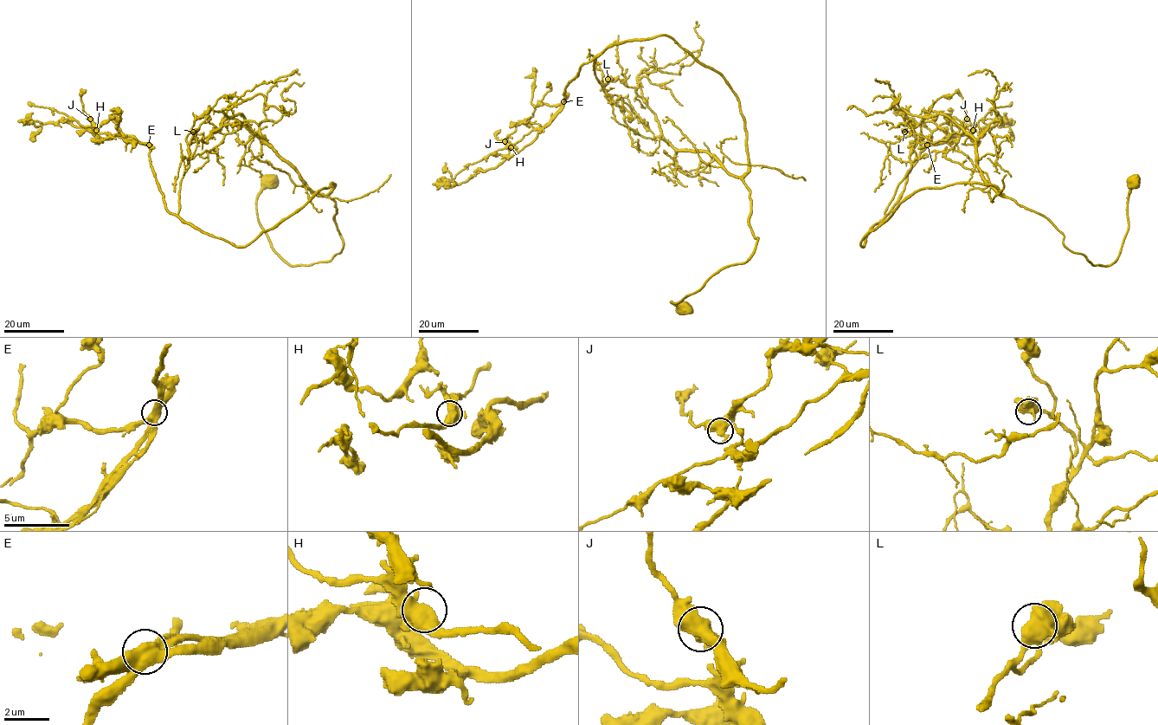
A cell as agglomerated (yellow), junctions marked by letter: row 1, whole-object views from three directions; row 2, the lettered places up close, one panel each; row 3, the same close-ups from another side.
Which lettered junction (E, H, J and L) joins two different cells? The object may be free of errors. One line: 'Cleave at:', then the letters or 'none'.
Cleave at: E

